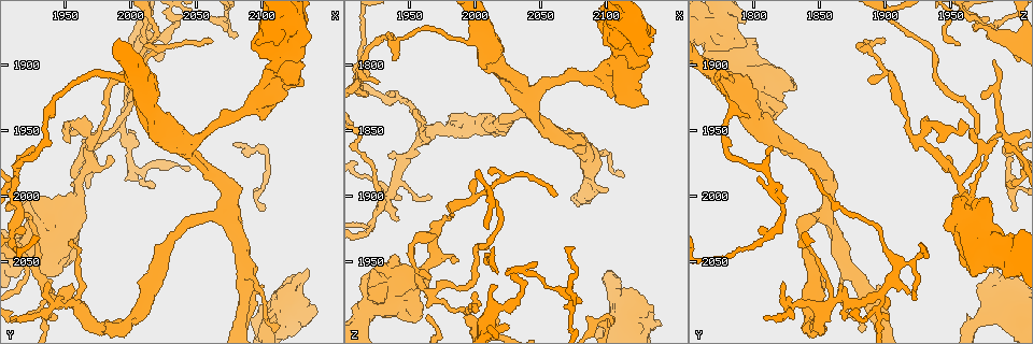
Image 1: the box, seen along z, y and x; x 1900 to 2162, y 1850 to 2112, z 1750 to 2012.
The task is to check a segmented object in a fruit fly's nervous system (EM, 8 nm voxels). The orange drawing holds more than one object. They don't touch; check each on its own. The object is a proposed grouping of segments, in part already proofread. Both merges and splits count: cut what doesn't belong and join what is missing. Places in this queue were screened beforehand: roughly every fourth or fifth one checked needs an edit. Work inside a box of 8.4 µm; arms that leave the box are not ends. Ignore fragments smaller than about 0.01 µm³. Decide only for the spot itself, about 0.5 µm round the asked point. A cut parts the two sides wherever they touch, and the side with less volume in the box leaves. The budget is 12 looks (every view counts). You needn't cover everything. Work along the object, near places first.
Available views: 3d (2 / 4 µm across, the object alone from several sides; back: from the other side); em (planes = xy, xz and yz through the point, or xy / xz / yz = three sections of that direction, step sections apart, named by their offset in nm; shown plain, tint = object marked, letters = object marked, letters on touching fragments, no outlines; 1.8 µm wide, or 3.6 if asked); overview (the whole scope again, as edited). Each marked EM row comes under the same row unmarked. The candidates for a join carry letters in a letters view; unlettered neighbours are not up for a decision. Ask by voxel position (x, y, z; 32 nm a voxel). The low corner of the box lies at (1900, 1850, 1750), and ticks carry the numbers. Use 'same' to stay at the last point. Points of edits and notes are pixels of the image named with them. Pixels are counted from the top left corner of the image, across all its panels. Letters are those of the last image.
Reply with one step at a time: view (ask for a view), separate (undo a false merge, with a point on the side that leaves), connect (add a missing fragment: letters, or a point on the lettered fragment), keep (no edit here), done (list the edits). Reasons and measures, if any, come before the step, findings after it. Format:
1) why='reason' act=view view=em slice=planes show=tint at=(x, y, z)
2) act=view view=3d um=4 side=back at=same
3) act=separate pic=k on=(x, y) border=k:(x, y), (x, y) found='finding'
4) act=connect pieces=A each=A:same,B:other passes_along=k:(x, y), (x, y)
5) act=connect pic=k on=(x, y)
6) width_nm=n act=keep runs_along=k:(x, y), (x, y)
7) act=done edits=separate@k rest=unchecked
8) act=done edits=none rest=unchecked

why='thick end' act=view view=3d um=4 at=(2136, 2058, 1984)

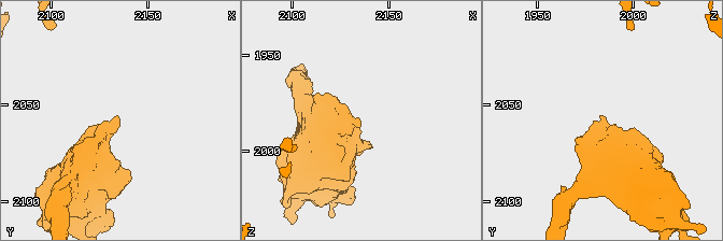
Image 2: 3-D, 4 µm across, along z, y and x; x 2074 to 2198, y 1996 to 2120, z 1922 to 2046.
why='shape alone is not enough' act=view view=em slice=planes show=letters at=(2134, 2056, 1983)

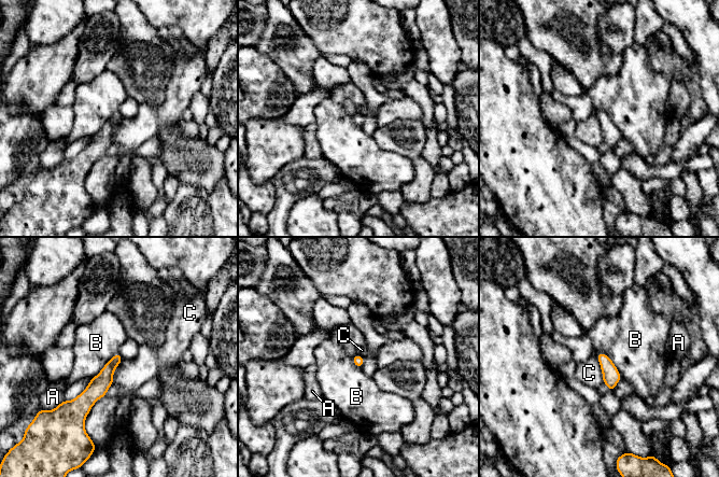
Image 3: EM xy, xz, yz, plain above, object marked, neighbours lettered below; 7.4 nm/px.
longest_contact=B:260nm act=keep each=A:other,B:other,C:other found='none of them fits'

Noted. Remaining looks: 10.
why='abrupt turn' act=view view=3d um=4 at=(1938, 2074, 1896)

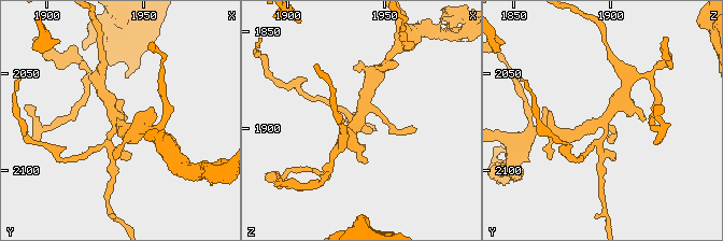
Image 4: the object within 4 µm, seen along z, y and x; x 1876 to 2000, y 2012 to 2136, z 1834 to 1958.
act=view view=em um=3.6 slice=xz step=8 show=tint at=(1938, 2075, 1894)

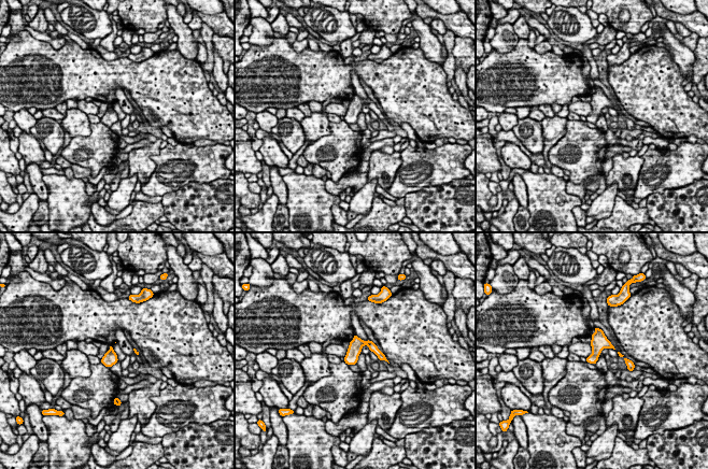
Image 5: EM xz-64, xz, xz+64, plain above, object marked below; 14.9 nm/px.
act=view view=em um=3.6 slice=planes show=letters at=same

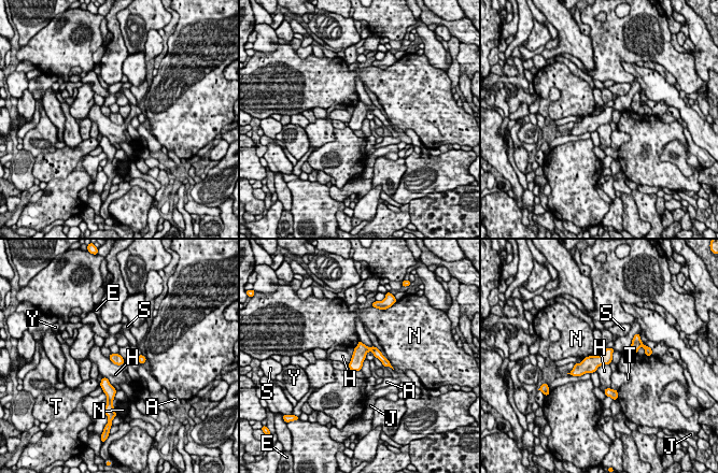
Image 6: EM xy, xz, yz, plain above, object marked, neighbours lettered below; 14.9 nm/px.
width_nm=160 act=keep each=A:other,E:other,H:other,J:other,N:other,S:other,T:other,Y:other border=6:(108, 357), (114, 363), (123, 364) found='one neuron here'

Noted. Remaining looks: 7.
why='a fork' act=view view=em slice=planes show=tint at=(1996, 2098, 1850)

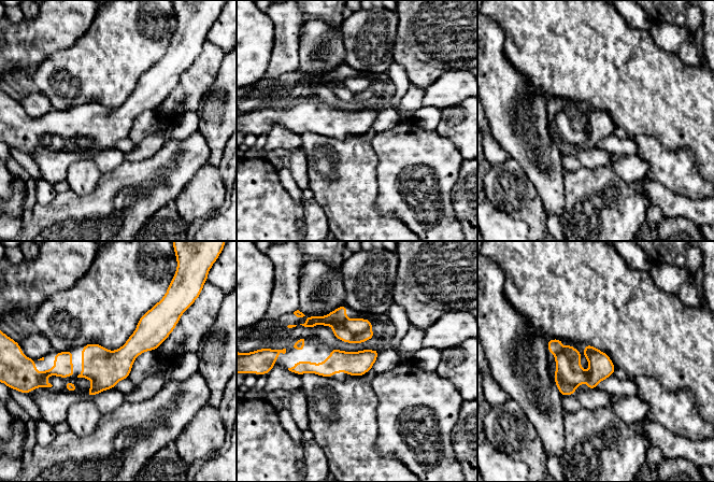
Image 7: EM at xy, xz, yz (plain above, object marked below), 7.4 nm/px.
why='see the neighbours' act=view view=em slice=planes show=letters at=same

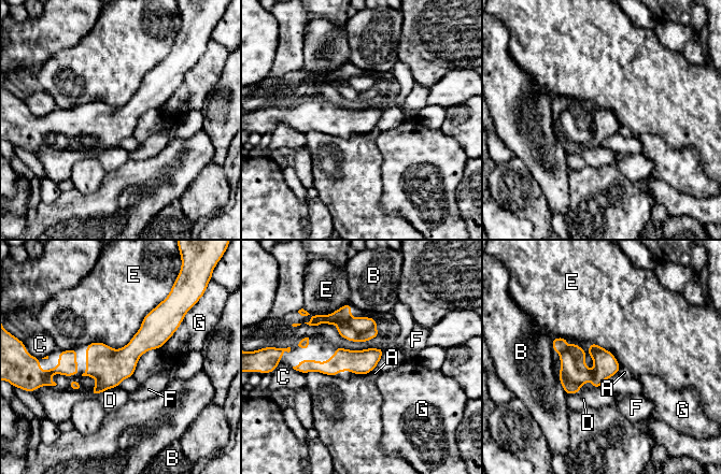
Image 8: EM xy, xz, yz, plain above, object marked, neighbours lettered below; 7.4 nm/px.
act=keep each=A:other,B:other,C:other,D:other,E:other,F:other,G:other border=8:(164, 299), (125, 345), (88, 344) found='one neuron here'

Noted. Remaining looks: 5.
why='side arm on a straight run' act=view view=3d um=2 side=back at=(2008, 1916, 1782)

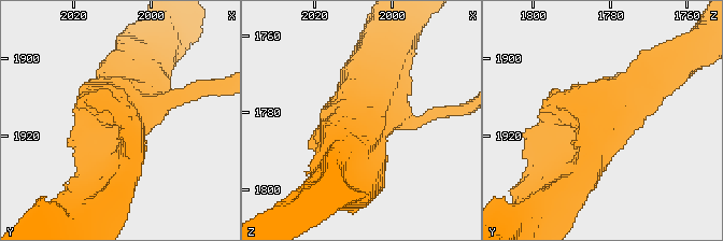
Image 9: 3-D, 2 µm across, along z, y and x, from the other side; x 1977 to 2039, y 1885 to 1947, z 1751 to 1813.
act=view view=em slice=planes show=tint at=(2008, 1917, 1782)

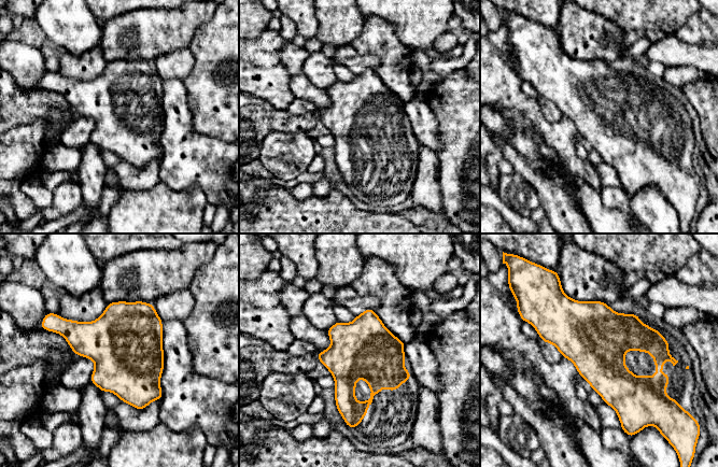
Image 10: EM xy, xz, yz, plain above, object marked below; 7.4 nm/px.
act=view view=em slice=planes show=letters at=same

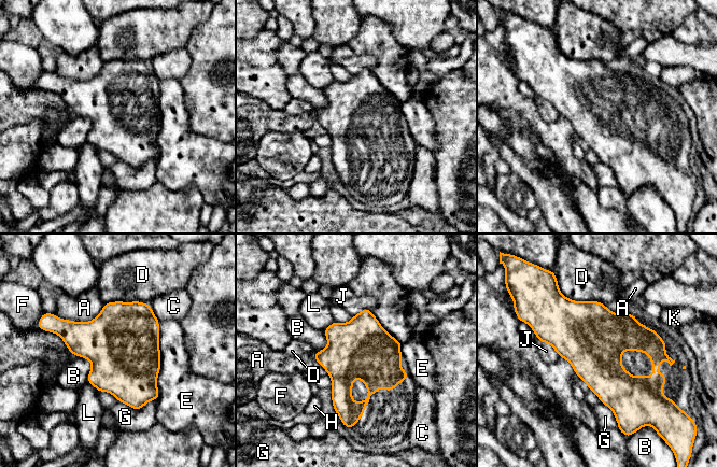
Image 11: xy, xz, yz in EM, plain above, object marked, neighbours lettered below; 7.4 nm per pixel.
act=keep each=A:other,B:other,C:other,D:other,E:other,F:other,G:other,H:other,J:other,K:other,L:other border=11:(72, 354), (89, 362), (87, 381) found='one neuron here'

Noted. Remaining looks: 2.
why='arms run side by side' act=view view=em slice=planes show=tint at=(1966, 1962, 1974)

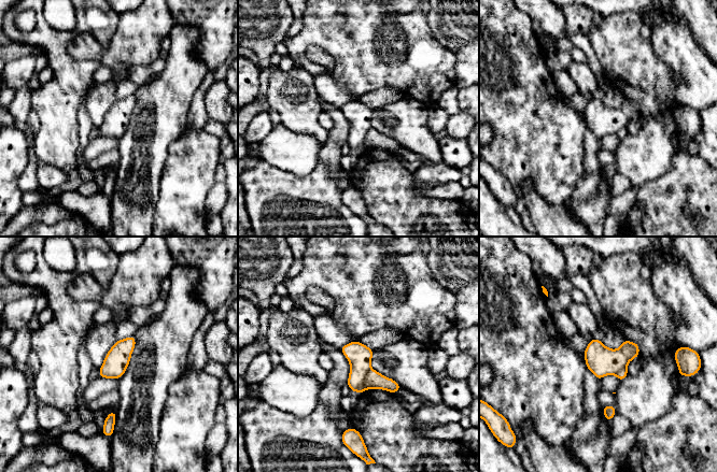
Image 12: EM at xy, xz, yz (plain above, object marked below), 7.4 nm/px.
why='see the neighbours' act=view view=em slice=planes show=letters at=same

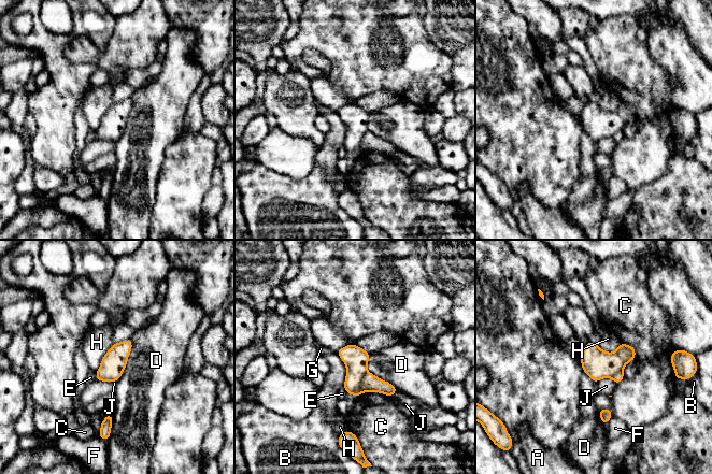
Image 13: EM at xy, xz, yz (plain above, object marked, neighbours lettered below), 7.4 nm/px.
width_nm=190 act=separate pic=13 on=(370, 383) each=A:other,B:other,C:other,D:other,E:other,F:other,G:other,H:other,J:other border=13:(367, 371), (360, 384), (362, 391) found='two neurons meet here'

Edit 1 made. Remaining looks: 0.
act=done edits=separate@13 rest=unchecked

